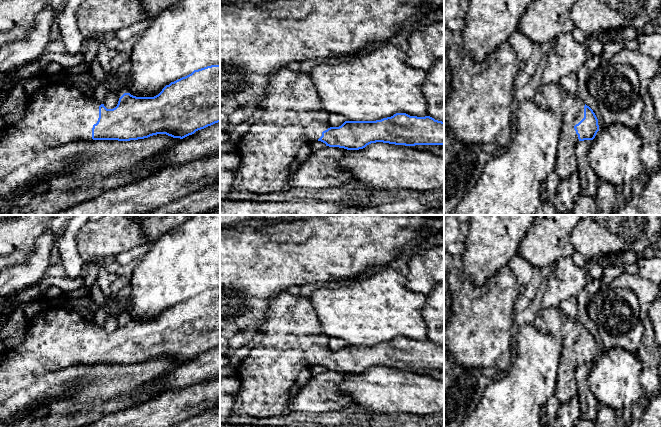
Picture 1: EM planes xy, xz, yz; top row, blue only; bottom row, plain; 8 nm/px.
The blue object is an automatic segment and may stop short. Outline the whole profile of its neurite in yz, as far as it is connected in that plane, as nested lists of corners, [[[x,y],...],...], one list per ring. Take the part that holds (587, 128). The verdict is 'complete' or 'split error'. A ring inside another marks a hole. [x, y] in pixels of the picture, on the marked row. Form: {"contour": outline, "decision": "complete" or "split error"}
{"contour": [[[560,83],[540,85],[533,101],[537,106],[550,109],[562,118],[555,171],[561,180],[567,179],[578,170],[576,145],[580,141],[595,138],[599,131],[598,119],[589,106],[578,96],[570,94]]], "decision": "split error"}

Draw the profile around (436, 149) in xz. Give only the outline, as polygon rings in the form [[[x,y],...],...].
[[[415,145],[412,147],[417,148],[417,149],[422,149],[425,151],[429,151],[438,156],[444,157],[444,145]]]

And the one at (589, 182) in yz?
[[[592,140],[580,141],[575,147],[580,176],[580,194],[595,197],[599,185],[599,179],[590,165],[588,153]]]

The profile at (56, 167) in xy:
[[[54,161],[49,164],[44,170],[34,174],[30,181],[21,186],[20,188],[16,189],[15,191],[11,192],[7,196],[7,201],[9,203],[21,203],[26,197],[28,192],[28,187],[33,182],[41,182],[48,178],[49,176],[57,176],[60,173],[65,173],[69,171],[73,166],[79,165],[80,161]]]

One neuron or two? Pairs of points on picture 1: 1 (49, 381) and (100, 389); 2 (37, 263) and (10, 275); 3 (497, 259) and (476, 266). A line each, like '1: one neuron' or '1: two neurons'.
1: one neuron
2: one neuron
3: one neuron

